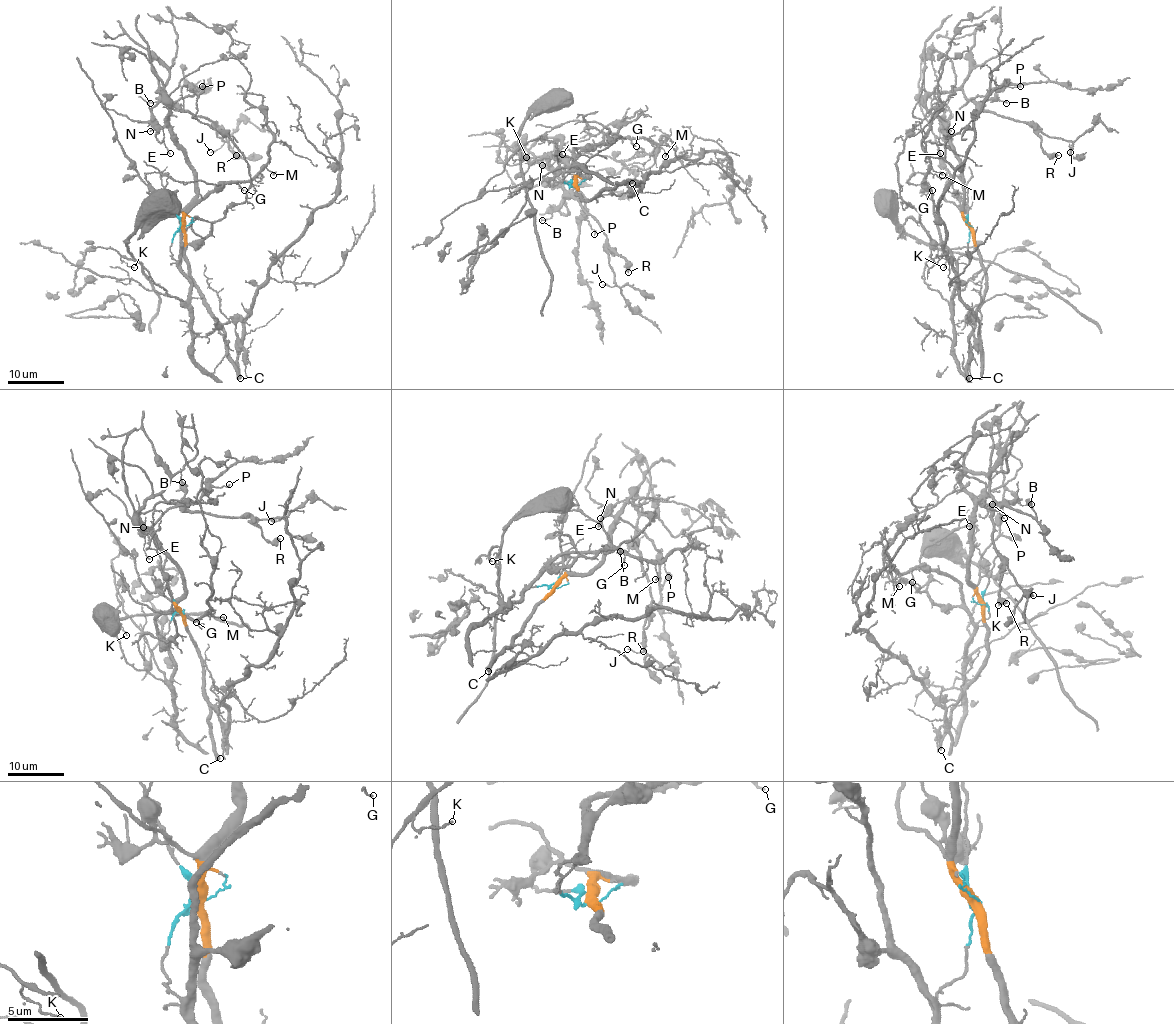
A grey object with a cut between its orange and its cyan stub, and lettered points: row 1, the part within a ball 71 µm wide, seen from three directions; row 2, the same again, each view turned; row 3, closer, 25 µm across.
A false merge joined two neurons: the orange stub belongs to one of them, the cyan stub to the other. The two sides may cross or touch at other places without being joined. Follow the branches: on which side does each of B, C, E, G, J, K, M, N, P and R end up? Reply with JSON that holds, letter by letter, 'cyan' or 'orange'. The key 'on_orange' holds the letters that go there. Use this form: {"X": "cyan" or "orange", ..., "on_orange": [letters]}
{"B": "orange", "C": "orange", "E": "orange", "G": "cyan", "J": "orange", "K": "cyan", "M": "cyan", "N": "orange", "P": "orange", "R": "orange", "on_orange": ["B", "C", "E", "J", "N", "P", "R"]}

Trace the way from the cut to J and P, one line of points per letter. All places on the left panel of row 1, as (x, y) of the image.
J: (182, 227), (186, 205), (196, 195), (196, 172), (168, 121), (172, 100), (214, 123), (224, 143), (210, 152)
P: (182, 227), (186, 205), (196, 195), (196, 172), (168, 121), (169, 107), (193, 94), (193, 87), (202, 86)

